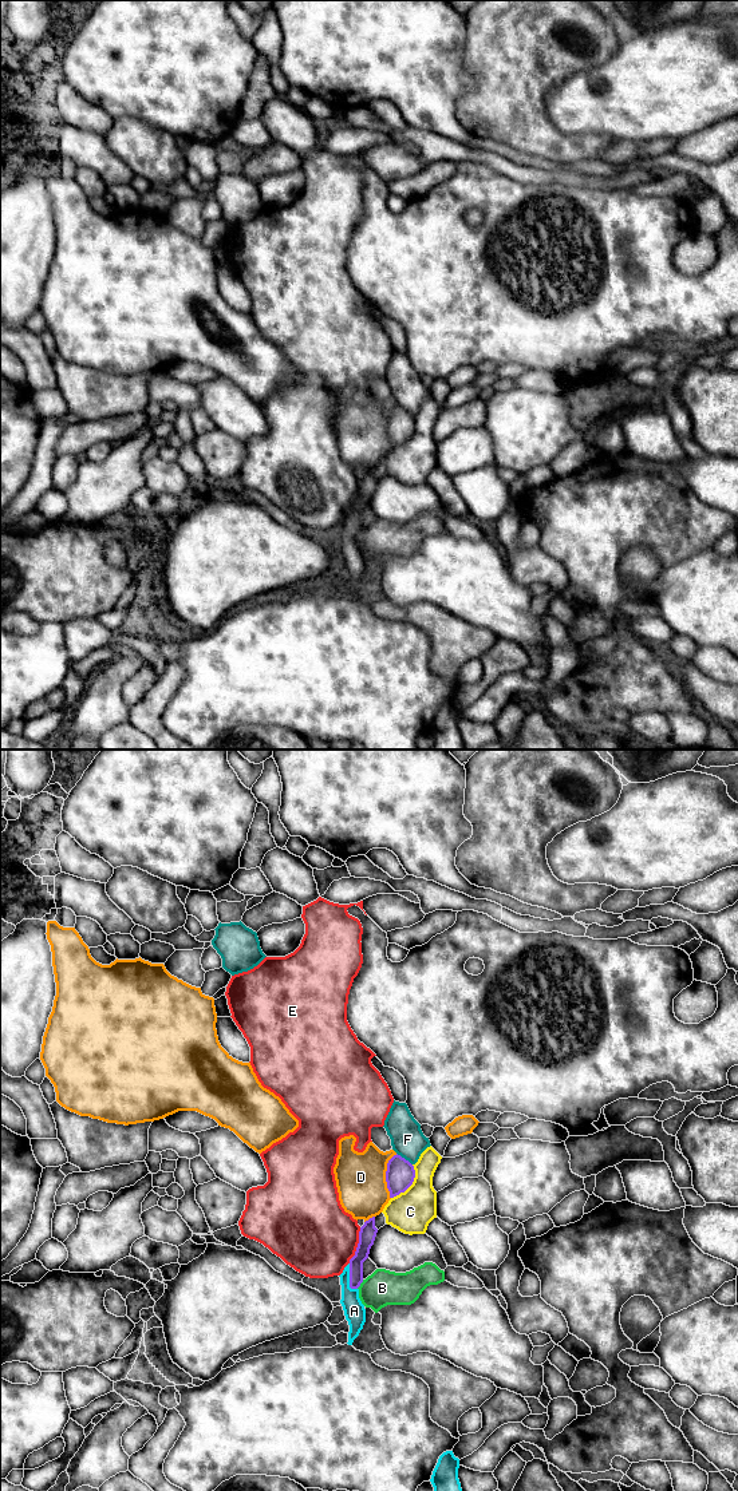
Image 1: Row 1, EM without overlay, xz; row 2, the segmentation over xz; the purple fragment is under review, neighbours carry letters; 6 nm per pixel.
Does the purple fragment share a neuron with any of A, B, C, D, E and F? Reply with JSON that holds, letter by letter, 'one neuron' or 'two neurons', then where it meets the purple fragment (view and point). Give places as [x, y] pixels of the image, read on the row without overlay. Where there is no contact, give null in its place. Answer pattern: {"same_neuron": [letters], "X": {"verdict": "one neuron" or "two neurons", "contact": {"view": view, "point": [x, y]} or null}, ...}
{"same_neuron": ["A"], "A": {"verdict": "one neuron", "contact": {"view": "xz", "point": [350, 529]}}, "B": {"verdict": "two neurons", "contact": {"view": "xz", "point": [360, 533]}}, "C": {"verdict": "two neurons", "contact": {"view": "xz", "point": [410, 435]}}, "D": {"verdict": "two neurons", "contact": {"view": "xz", "point": [386, 426]}}, "E": {"verdict": "two neurons", "contact": {"view": "xz", "point": [358, 495]}}, "F": {"verdict": "two neurons", "contact": {"view": "xz", "point": [403, 408]}}}

